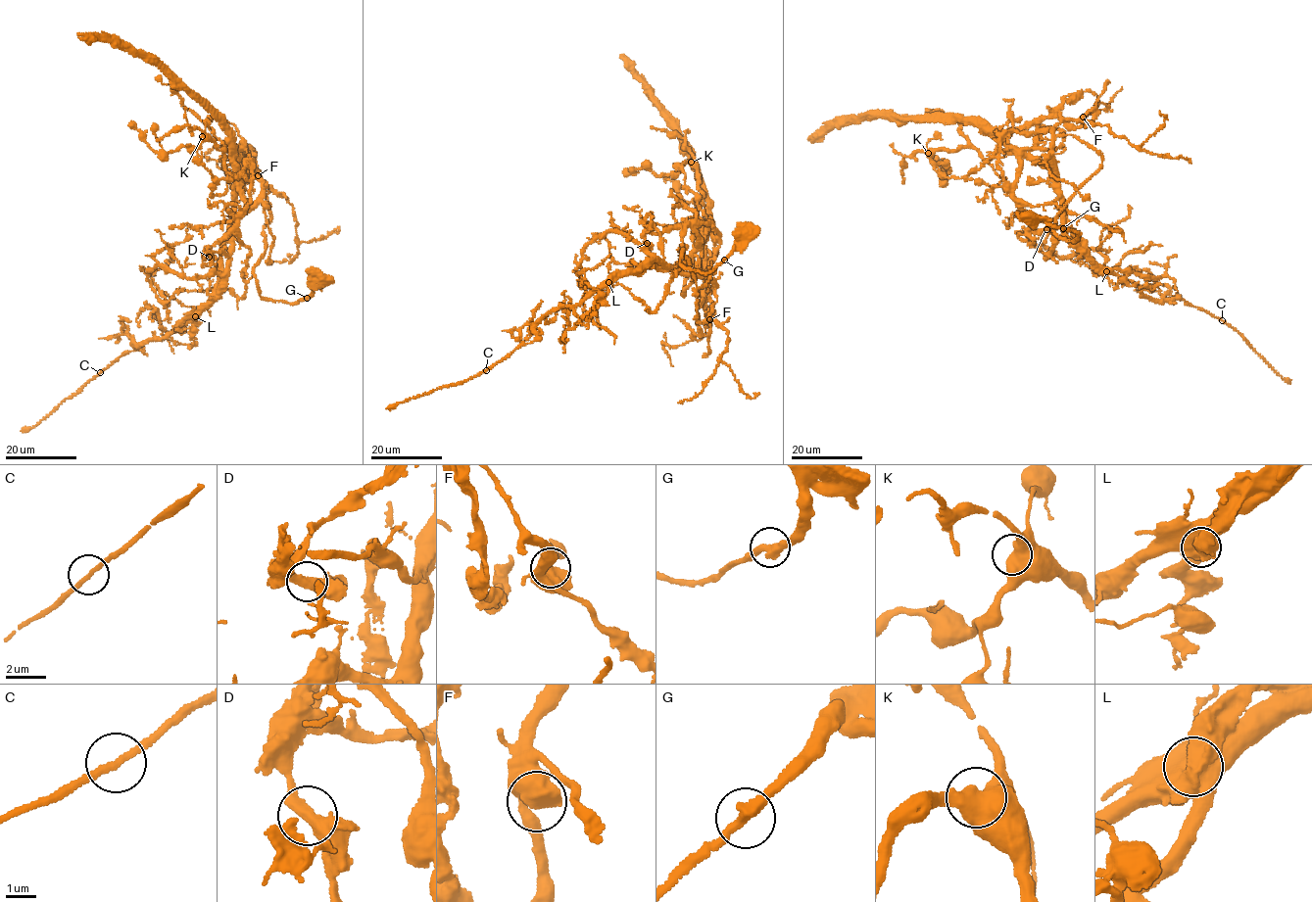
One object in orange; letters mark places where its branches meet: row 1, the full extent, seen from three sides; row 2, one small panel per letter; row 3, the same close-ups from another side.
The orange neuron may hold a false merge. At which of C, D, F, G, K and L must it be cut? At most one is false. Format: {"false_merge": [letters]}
{"false_merge": ["L"]}

